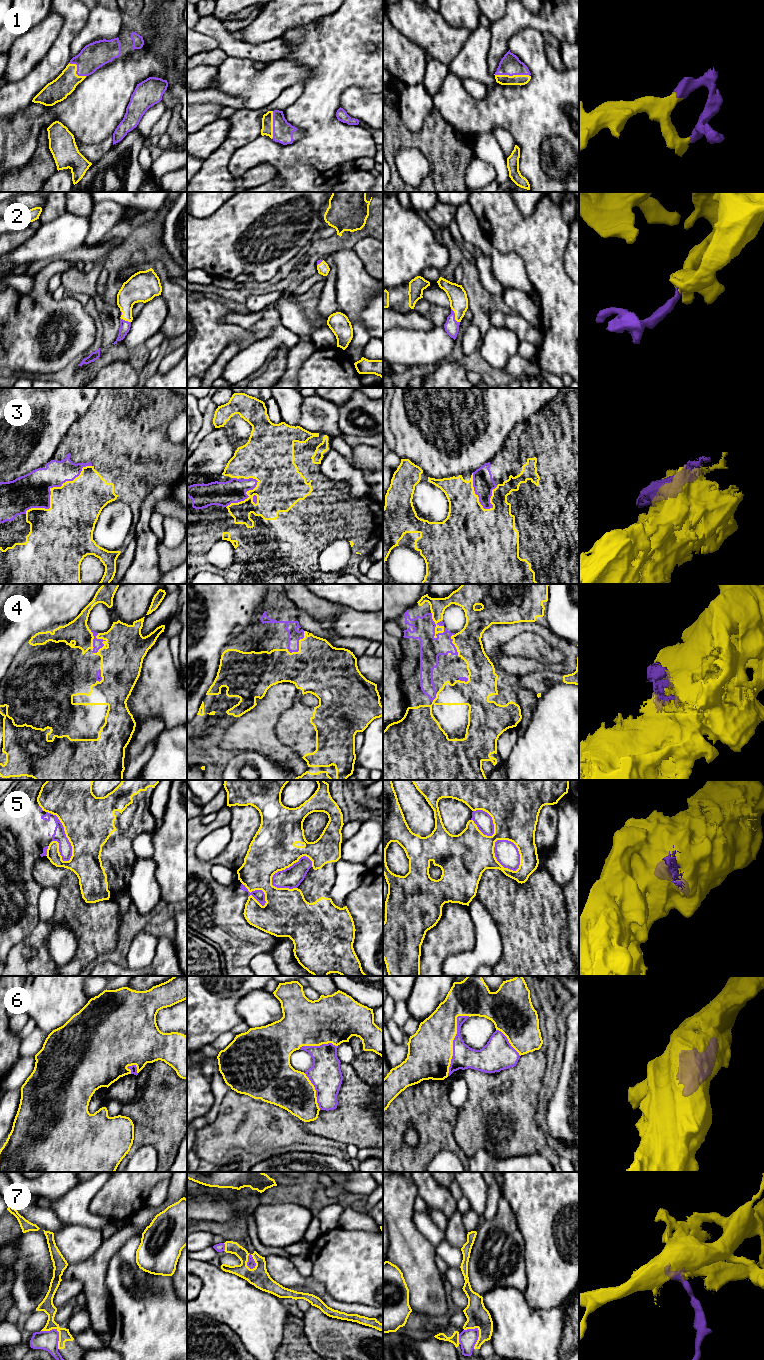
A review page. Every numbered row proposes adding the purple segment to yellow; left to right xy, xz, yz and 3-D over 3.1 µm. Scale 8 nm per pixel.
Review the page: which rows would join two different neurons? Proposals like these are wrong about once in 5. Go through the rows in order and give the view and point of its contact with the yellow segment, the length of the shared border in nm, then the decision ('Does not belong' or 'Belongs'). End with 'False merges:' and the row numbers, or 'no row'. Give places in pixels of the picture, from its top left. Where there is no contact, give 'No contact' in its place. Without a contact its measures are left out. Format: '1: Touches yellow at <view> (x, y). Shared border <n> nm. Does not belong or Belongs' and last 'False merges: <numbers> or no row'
1: Touches yellow at yz (513, 75). Shared border 280 nm. Belongs
2: Touches yellow at yz (455, 316). Shared border 140 nm. Belongs
3: Touches yellow at xy (50, 489). Shared border 650 nm. Belongs
4: Touches yellow at xy (92, 643). Shared border 200 nm. Belongs
5: Touches yellow at xy (65, 833). Shared border 440 nm. Does not belong
6: Touches yellow at yz (452, 1041). Shared border 500 nm. Belongs
7: Touches yellow at xy (58, 1331). Shared border 200 nm. Does not belong
False merges: 5, 7

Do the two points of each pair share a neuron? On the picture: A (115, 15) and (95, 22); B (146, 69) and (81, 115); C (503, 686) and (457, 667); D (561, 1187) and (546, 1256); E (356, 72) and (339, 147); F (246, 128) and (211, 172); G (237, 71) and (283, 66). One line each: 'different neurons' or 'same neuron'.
A: same neuron
B: same neuron
C: same neuron
D: same neuron
E: same neuron
F: same neuron
G: same neuron

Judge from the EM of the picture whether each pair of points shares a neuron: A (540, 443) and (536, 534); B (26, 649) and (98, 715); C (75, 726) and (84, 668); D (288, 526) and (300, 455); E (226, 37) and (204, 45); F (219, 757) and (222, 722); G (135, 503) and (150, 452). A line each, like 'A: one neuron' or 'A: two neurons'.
A: one neuron
B: one neuron
C: one neuron
D: one neuron
E: two neurons
F: one neuron
G: one neuron

